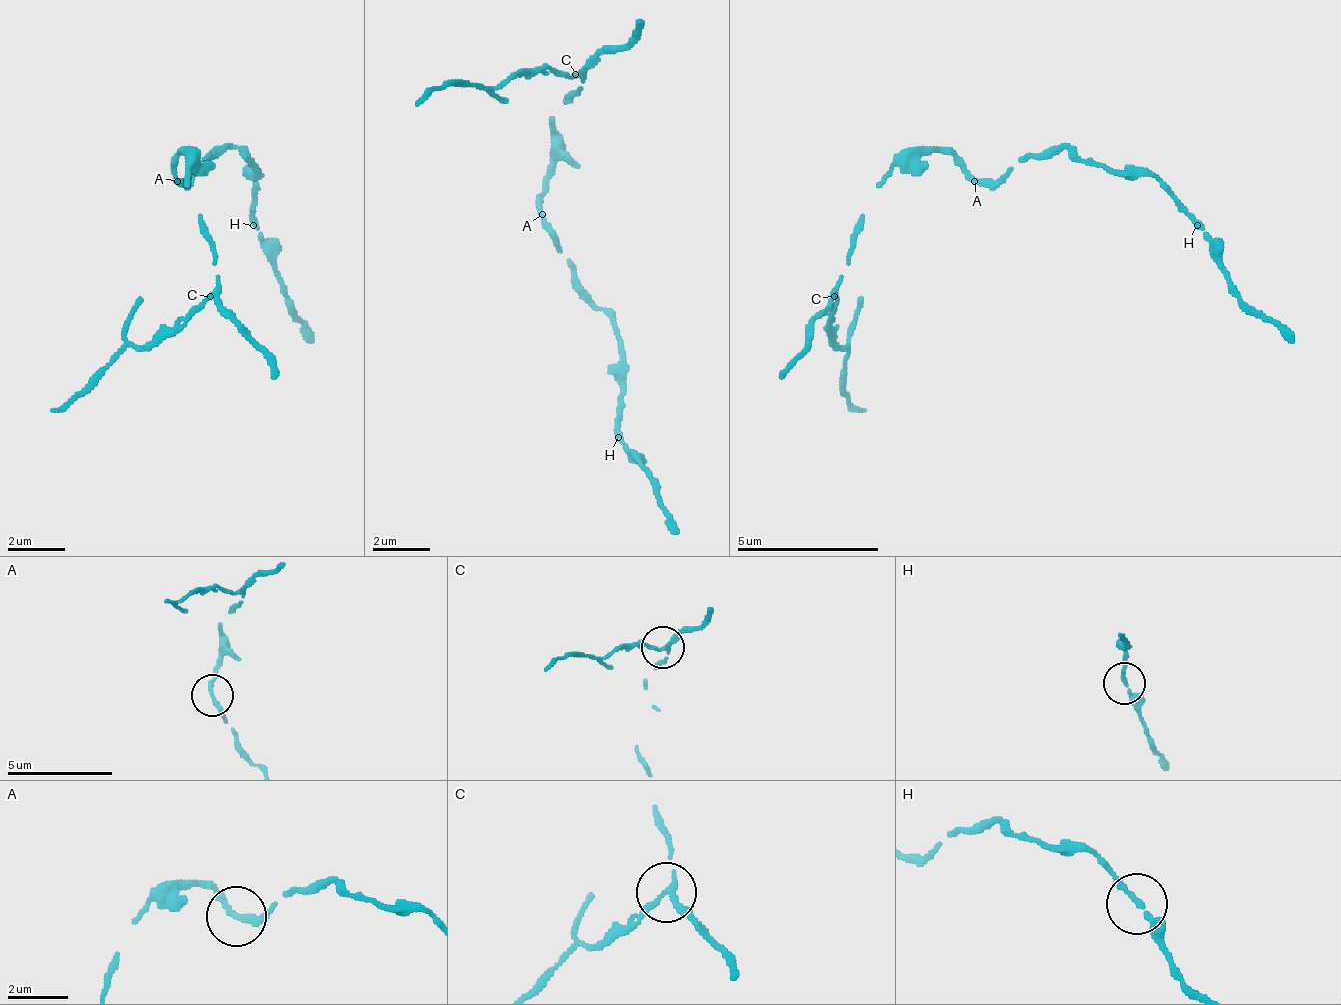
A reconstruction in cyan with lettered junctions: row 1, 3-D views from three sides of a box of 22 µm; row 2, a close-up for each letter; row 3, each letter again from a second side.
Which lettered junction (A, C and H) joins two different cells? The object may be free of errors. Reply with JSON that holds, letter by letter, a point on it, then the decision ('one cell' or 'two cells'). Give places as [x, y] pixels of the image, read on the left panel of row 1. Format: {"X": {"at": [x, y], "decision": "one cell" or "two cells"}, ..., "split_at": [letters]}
{"A": {"at": [177, 181], "decision": "one cell"}, "C": {"at": [210, 296], "decision": "two cells"}, "H": {"at": [253, 225], "decision": "one cell"}, "split_at": ["C"]}

